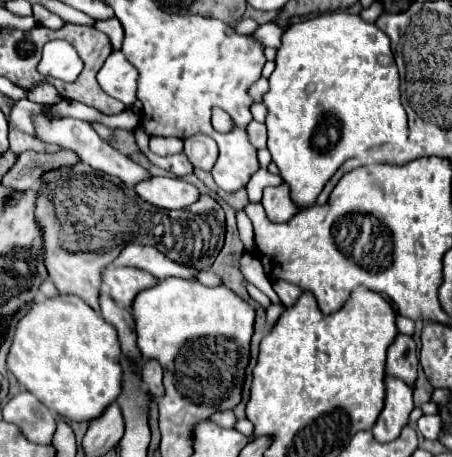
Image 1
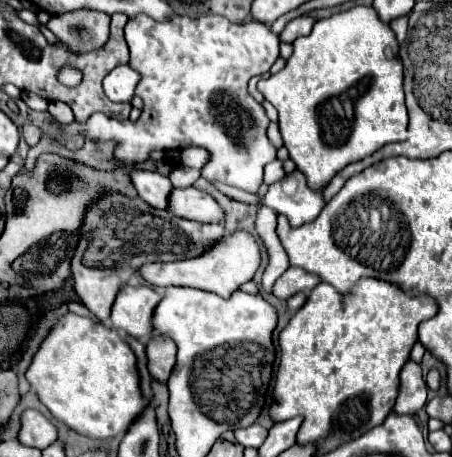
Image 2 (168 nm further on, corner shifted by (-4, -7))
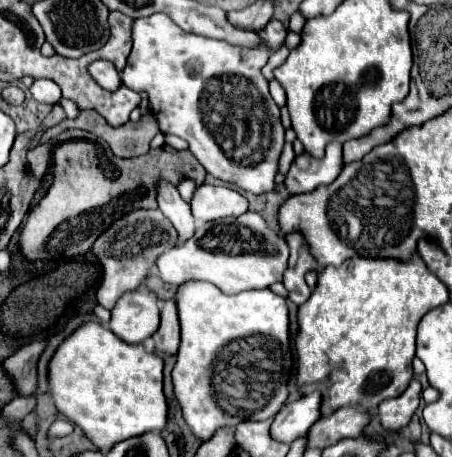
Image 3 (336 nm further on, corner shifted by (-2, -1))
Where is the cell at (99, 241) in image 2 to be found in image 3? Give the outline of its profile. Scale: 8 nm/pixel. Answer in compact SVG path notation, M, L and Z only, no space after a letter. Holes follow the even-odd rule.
M135 209L135 213L127 213L127 217L115 221L115 225L103 231L91 247L91 253L101 267L101 283L95 289L97 303L105 309L113 309L115 301L125 291L133 291L145 281L155 259L169 247L175 247L177 241L179 235L175 233L175 227L159 209Z

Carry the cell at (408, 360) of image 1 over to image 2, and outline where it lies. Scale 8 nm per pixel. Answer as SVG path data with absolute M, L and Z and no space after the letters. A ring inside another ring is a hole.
M409 361L401 371L401 387L393 413L415 415L425 403L427 403L427 383L421 375L421 367L415 361Z

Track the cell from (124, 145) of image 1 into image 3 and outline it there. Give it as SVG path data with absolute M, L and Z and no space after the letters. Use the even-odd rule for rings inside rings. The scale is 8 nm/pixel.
M153 13L143 19L135 19L133 25L133 51L127 59L127 65L121 73L123 85L133 91L147 91L149 107L153 117L159 123L163 135L177 135L189 143L189 151L195 159L207 169L209 175L233 183L243 191L251 193L267 193L275 187L275 173L277 161L283 149L283 133L279 121L279 107L269 95L267 81L261 75L261 67L269 61L273 45L269 43L283 43L287 37L287 29L283 31L283 23L273 19L267 23L265 29L255 31L263 37L263 43L255 49L239 49L227 41L207 39L203 35L185 33L181 31L167 15Z

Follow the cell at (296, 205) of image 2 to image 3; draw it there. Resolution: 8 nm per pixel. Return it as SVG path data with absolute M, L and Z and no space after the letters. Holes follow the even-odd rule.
M329 143L323 159L307 157L307 153L295 157L285 175L285 189L289 195L311 193L321 185L333 183L341 173L341 155L341 143Z

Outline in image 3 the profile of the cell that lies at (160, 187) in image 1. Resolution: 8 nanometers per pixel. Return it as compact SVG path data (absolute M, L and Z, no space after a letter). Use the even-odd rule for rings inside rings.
M199 185L191 197L191 213L199 221L215 221L223 217L239 217L247 211L247 199L227 187Z

